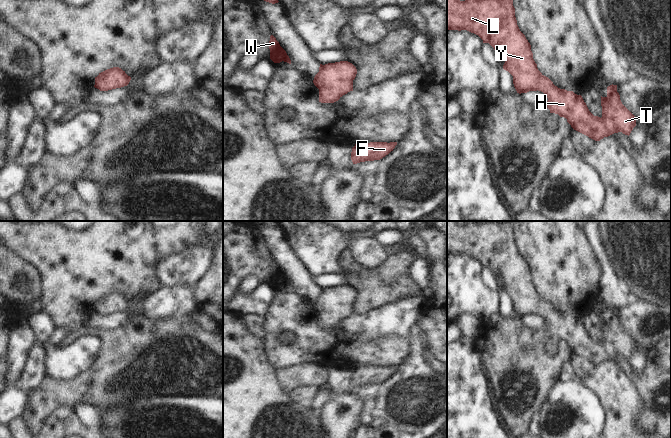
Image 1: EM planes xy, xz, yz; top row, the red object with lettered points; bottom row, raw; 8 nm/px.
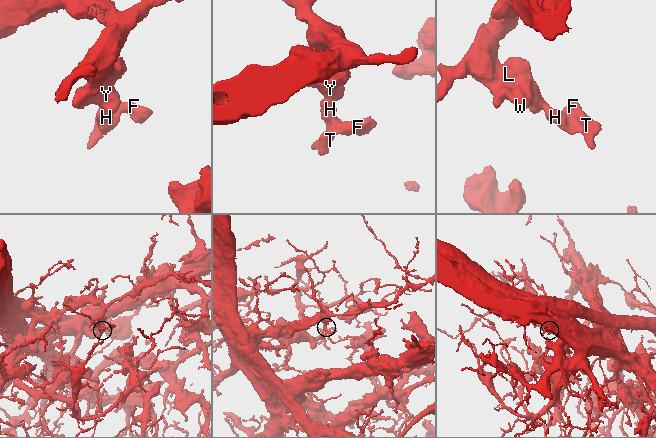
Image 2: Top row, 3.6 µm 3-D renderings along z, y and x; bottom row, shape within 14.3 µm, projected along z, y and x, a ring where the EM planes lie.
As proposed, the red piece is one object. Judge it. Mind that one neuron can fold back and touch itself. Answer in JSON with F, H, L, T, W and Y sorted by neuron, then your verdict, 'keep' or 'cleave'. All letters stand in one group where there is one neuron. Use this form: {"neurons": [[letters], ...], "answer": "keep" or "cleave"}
{"neurons": [["F", "H", "L", "T", "W", "Y"]], "answer": "keep"}

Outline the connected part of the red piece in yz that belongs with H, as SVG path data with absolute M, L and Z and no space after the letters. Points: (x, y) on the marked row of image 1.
M447 0L448 30L467 30L478 35L483 43L489 43L496 53L504 56L503 69L513 76L513 84L517 93L537 90L543 92L547 95L548 101L545 106L550 110L550 113L566 118L574 130L589 138L600 141L604 137L618 132L629 136L636 126L635 116L620 100L617 85L608 86L607 96L601 96L602 117L600 118L589 111L581 95L558 88L538 70L533 59L531 45L517 25L513 0Z

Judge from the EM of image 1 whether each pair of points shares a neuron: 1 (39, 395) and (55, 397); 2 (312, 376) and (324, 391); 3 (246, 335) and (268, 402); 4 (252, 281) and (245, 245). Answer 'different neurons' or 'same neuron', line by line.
1: same neuron
2: different neurons
3: same neuron
4: different neurons

